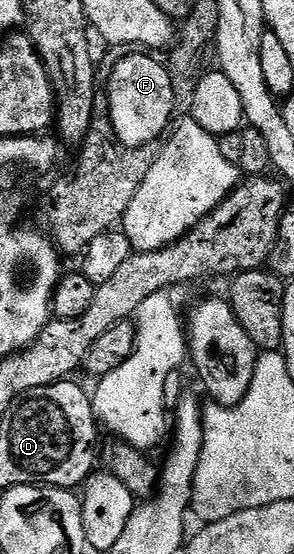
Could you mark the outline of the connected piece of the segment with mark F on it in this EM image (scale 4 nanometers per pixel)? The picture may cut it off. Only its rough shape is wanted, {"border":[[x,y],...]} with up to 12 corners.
{"border":[[142,51],[108,83],[114,138],[157,142],[173,120],[167,66]]}

